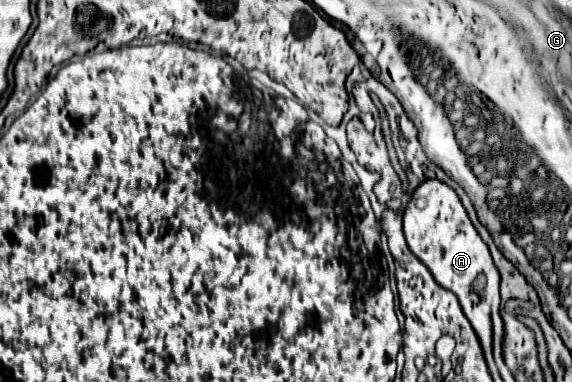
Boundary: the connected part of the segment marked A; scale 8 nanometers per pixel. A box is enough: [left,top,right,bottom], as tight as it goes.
[402,178,492,354]

